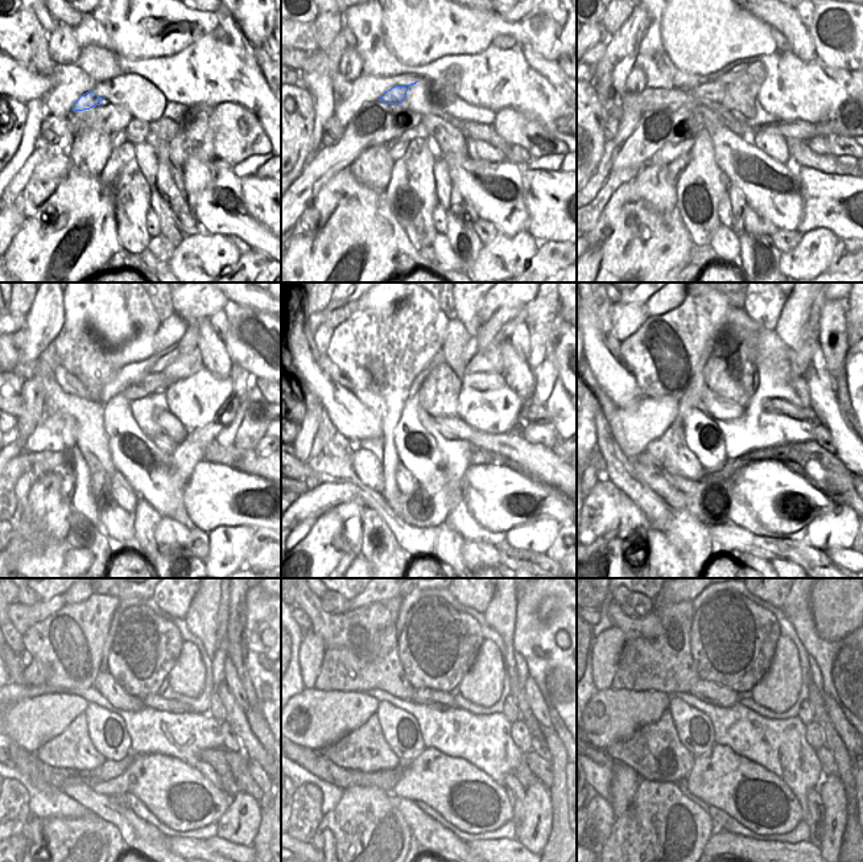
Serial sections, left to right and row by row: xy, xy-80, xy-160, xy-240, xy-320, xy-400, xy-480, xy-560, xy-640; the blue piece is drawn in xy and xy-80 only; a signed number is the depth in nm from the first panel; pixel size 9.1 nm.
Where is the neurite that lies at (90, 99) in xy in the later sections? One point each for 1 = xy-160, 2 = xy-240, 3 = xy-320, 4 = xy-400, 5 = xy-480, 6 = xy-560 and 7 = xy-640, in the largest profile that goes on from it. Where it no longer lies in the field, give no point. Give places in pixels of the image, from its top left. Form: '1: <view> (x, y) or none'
1: xy-160 (714, 91)
2: xy-240 (152, 383)
3: xy-320 (482, 382)
4: xy-400 (799, 383)
5: xy-480 (215, 708)
6: xy-560 (511, 710)
7: xy-640 (805, 713)

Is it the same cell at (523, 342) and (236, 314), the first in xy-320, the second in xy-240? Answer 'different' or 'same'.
different

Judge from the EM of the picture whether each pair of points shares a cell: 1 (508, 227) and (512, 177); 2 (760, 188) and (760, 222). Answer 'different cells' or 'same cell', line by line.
1: same cell
2: different cells

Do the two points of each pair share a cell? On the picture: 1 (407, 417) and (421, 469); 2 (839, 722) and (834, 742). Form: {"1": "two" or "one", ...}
{"1": "one", "2": "two"}

